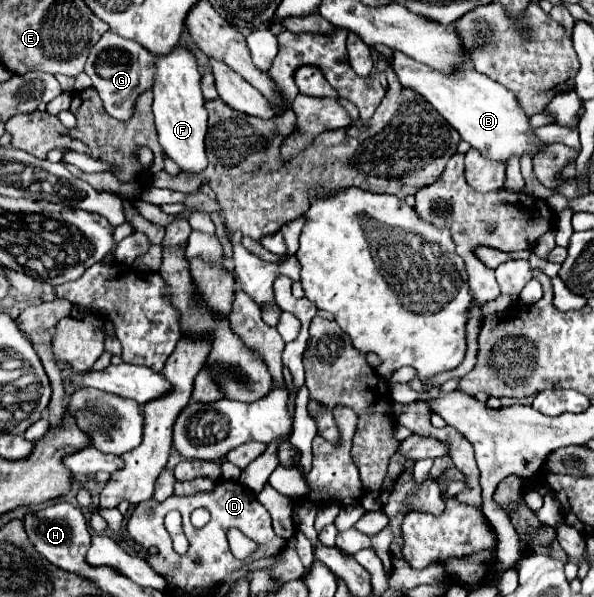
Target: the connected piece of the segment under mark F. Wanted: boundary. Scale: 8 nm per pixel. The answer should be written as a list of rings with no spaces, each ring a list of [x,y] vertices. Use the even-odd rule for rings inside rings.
[[[174,47],[166,57],[156,57],[156,77],[154,77],[154,119],[158,129],[158,141],[164,153],[178,163],[182,173],[198,175],[208,165],[206,157],[206,109],[200,91],[200,71],[194,55],[188,49]]]

